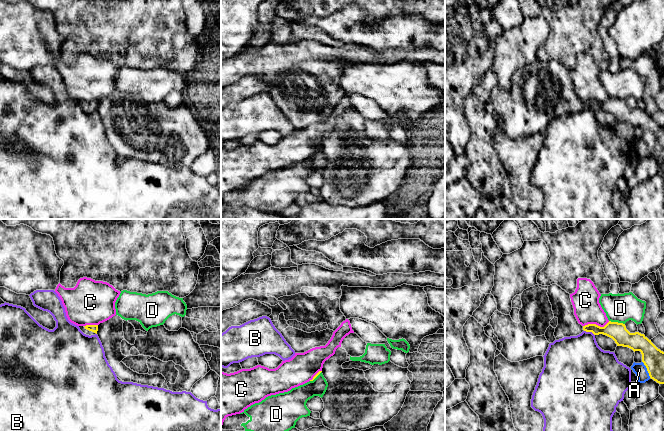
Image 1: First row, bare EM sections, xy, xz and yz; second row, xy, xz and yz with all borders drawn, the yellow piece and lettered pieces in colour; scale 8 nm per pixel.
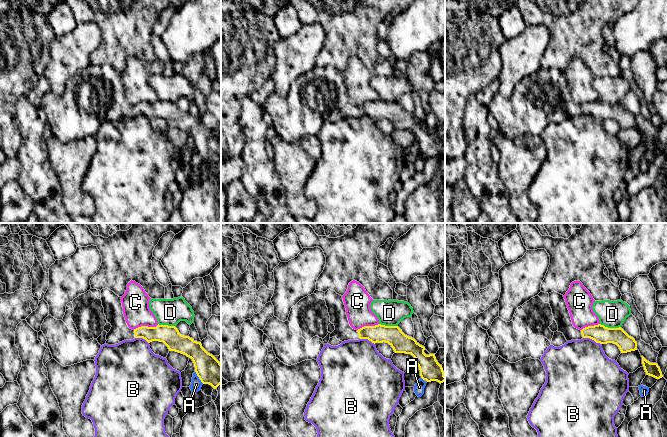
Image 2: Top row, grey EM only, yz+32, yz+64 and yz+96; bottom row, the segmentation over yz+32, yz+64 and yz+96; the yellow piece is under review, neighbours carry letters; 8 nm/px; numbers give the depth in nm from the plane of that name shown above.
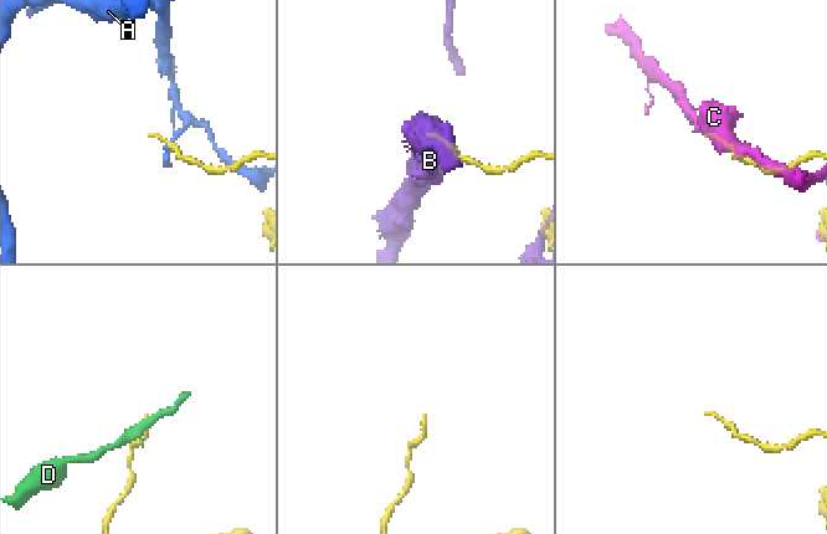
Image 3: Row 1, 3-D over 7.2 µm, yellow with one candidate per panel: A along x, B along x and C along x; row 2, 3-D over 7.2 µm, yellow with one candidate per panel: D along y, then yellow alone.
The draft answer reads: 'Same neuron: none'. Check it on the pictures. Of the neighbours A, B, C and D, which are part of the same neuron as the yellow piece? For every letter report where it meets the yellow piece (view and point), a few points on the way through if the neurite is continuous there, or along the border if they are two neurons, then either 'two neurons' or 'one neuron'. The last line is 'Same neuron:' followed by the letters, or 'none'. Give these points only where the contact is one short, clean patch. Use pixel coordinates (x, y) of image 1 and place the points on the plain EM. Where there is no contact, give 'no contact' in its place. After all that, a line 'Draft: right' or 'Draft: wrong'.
A: contact yz (647, 145); border yz (642, 137), (650, 153); two neurons
B: contact yz (589, 107); two neurons
C: contact yz (596, 101); two neurons
D: contact yz (617, 98); two neurons
Same neuron: none
Draft: right

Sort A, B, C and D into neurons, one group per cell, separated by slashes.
A / B / C / D

